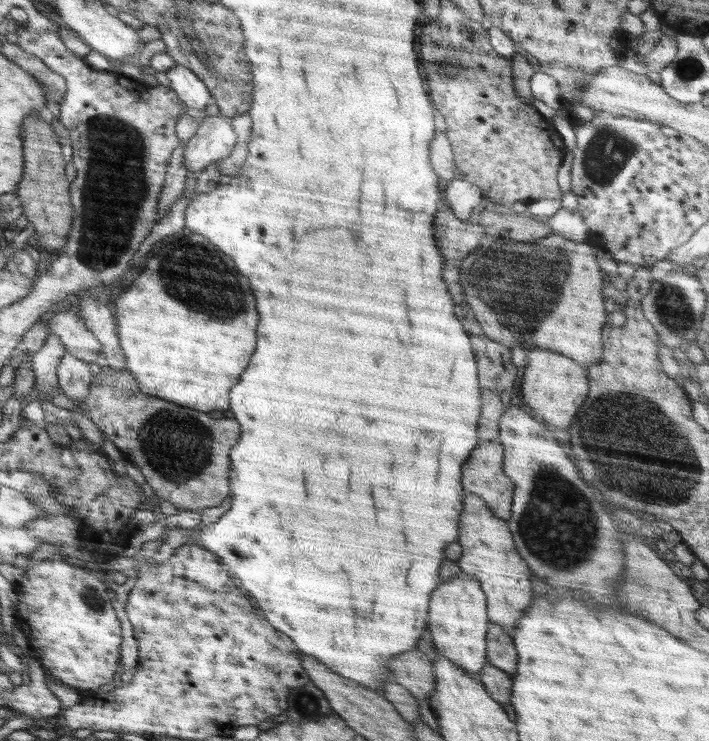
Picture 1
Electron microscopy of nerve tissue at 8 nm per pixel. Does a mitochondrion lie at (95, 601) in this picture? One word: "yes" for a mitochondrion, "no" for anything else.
yes

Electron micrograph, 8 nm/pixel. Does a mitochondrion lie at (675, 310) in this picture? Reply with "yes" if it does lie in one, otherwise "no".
yes

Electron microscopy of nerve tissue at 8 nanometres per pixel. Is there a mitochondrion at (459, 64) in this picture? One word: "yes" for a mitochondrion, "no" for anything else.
yes

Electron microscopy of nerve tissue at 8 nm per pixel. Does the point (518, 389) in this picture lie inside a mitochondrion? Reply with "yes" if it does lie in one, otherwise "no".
no

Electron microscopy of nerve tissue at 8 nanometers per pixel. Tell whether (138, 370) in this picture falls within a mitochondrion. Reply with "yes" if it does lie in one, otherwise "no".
no

